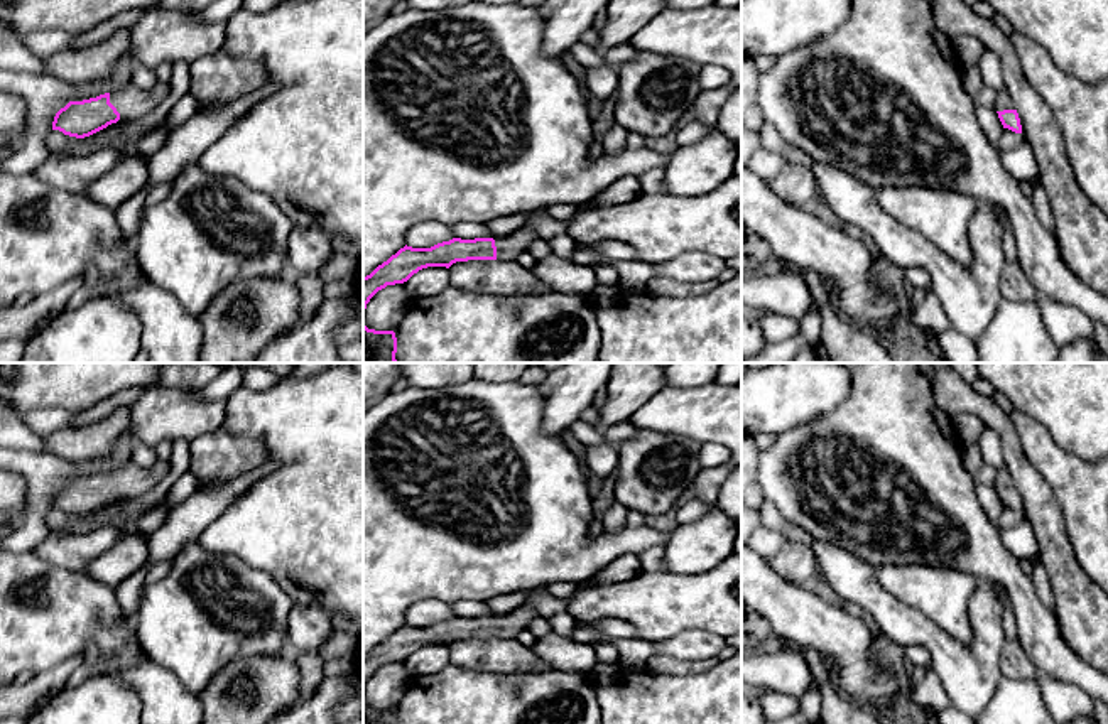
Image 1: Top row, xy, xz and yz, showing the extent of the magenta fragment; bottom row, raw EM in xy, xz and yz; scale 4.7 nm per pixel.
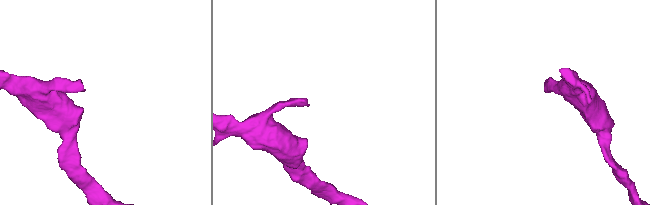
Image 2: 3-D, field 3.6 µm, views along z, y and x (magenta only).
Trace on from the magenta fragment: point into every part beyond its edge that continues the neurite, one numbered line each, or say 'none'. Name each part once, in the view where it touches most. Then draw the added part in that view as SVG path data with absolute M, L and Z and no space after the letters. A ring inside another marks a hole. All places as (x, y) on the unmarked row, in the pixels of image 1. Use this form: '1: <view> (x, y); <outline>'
1: xy (132, 481); M162 459L147 469L128 461L110 471L110 481L120 491L122 500L135 501L154 489L169 474L169 469L169 461Z

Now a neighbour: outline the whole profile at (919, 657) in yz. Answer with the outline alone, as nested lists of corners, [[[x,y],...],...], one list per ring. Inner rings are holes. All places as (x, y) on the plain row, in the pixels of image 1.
[[[924,646],[904,648],[904,653],[914,667],[932,670],[932,658]]]

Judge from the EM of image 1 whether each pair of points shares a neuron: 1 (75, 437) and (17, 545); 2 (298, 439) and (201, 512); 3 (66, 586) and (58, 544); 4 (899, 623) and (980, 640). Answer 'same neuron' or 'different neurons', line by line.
1: different neurons
2: different neurons
3: different neurons
4: same neuron

